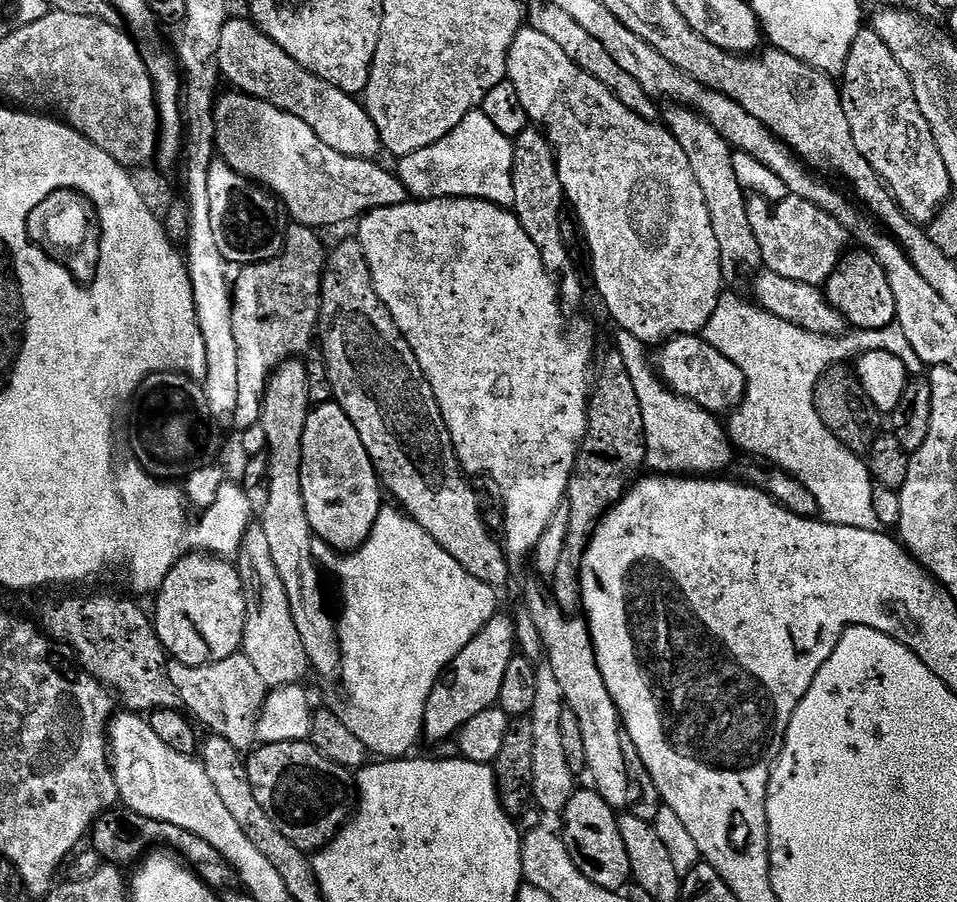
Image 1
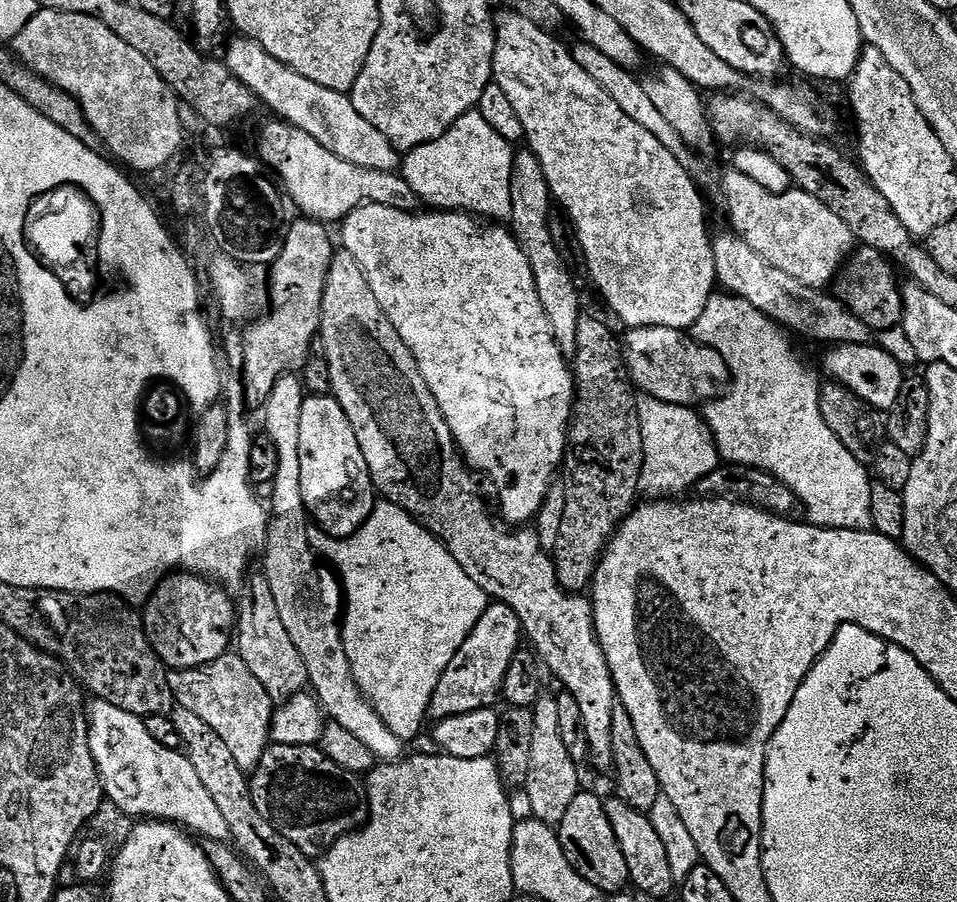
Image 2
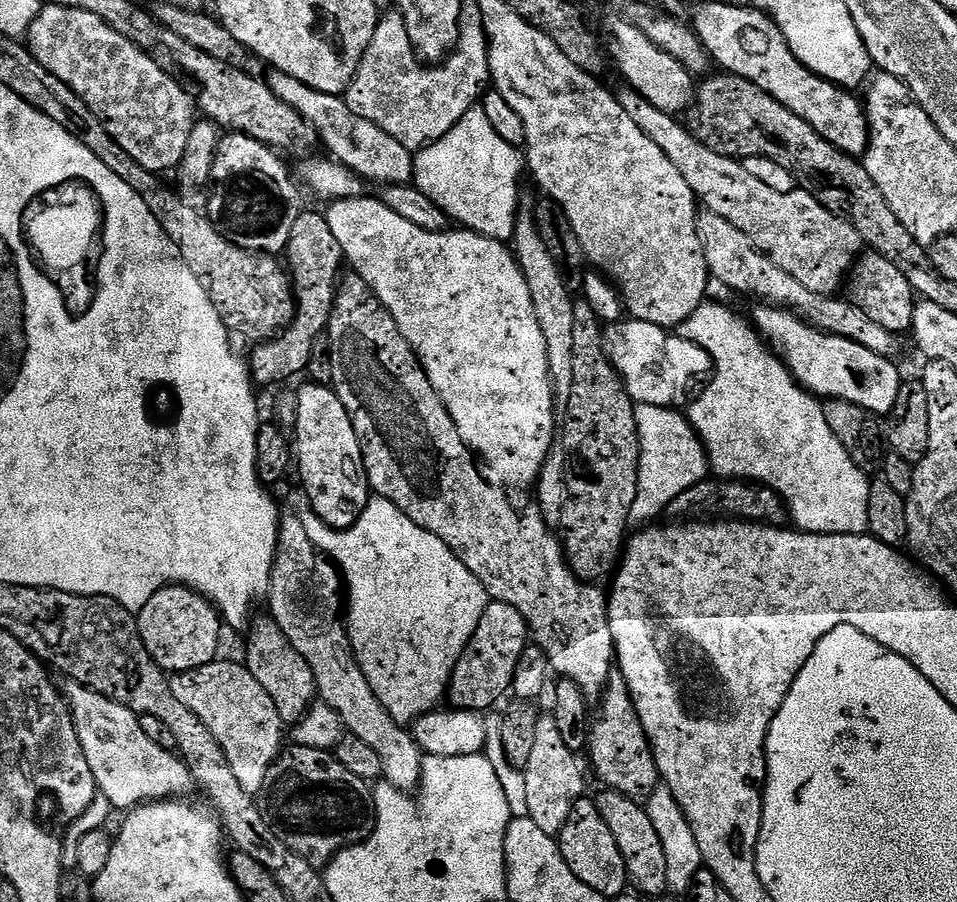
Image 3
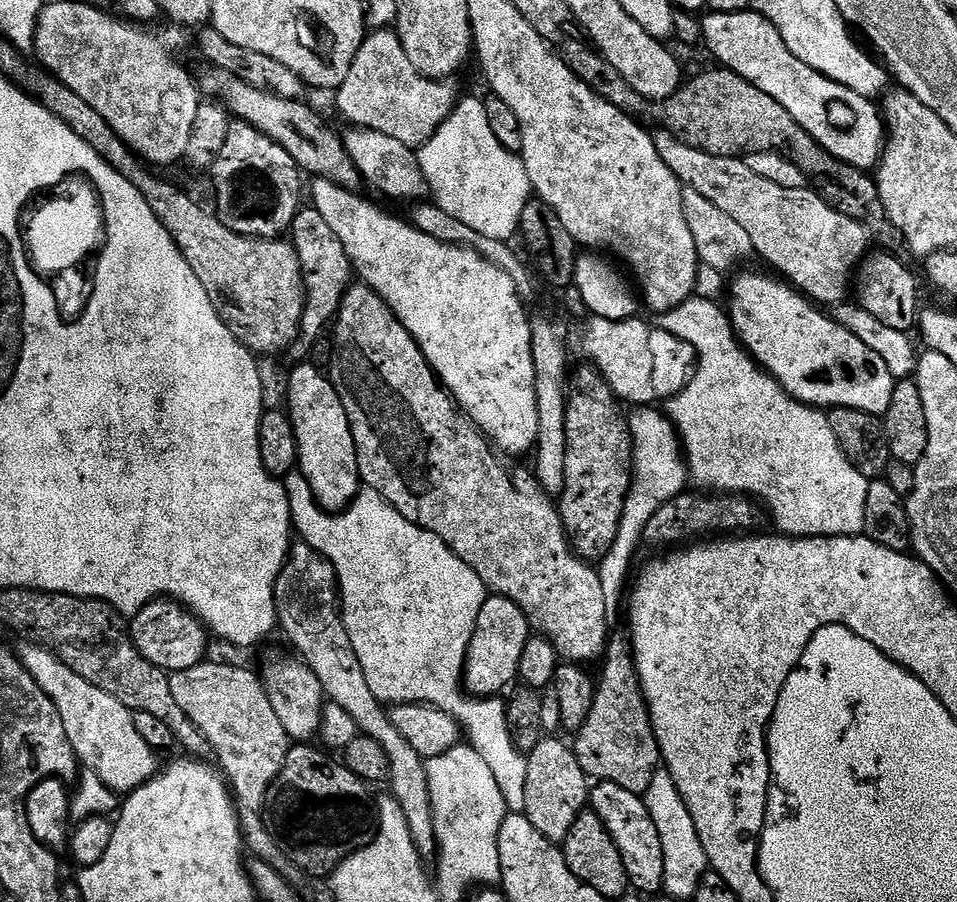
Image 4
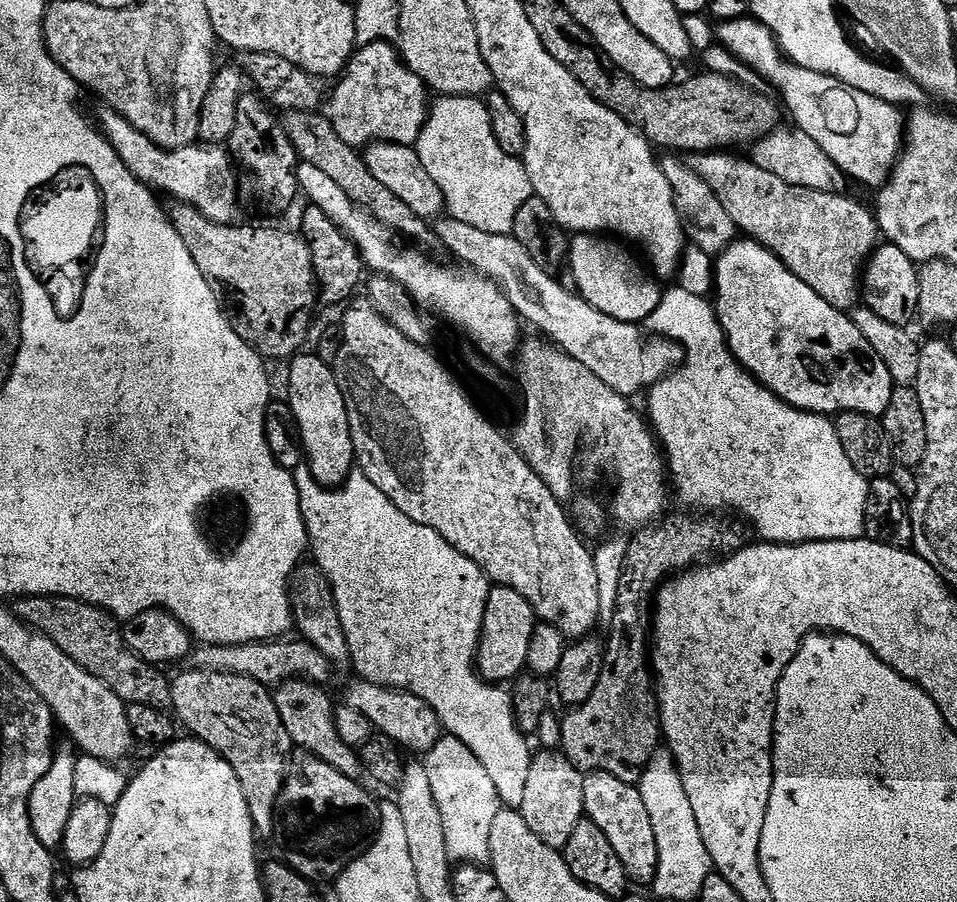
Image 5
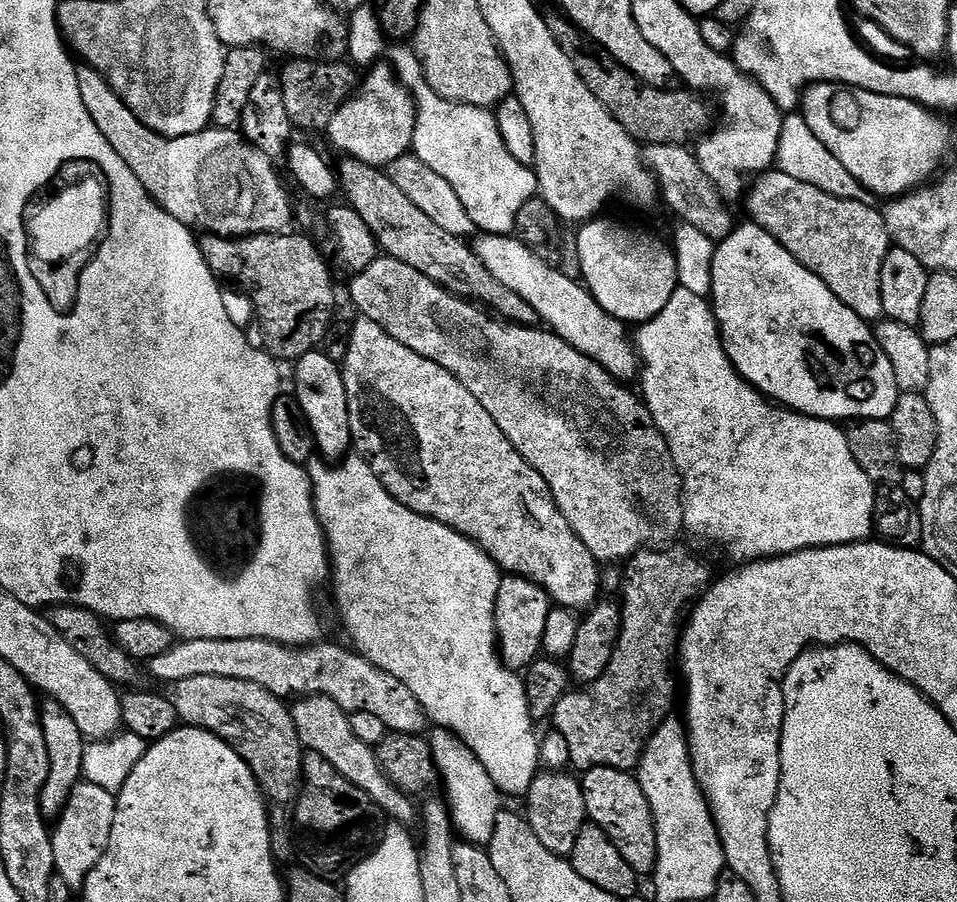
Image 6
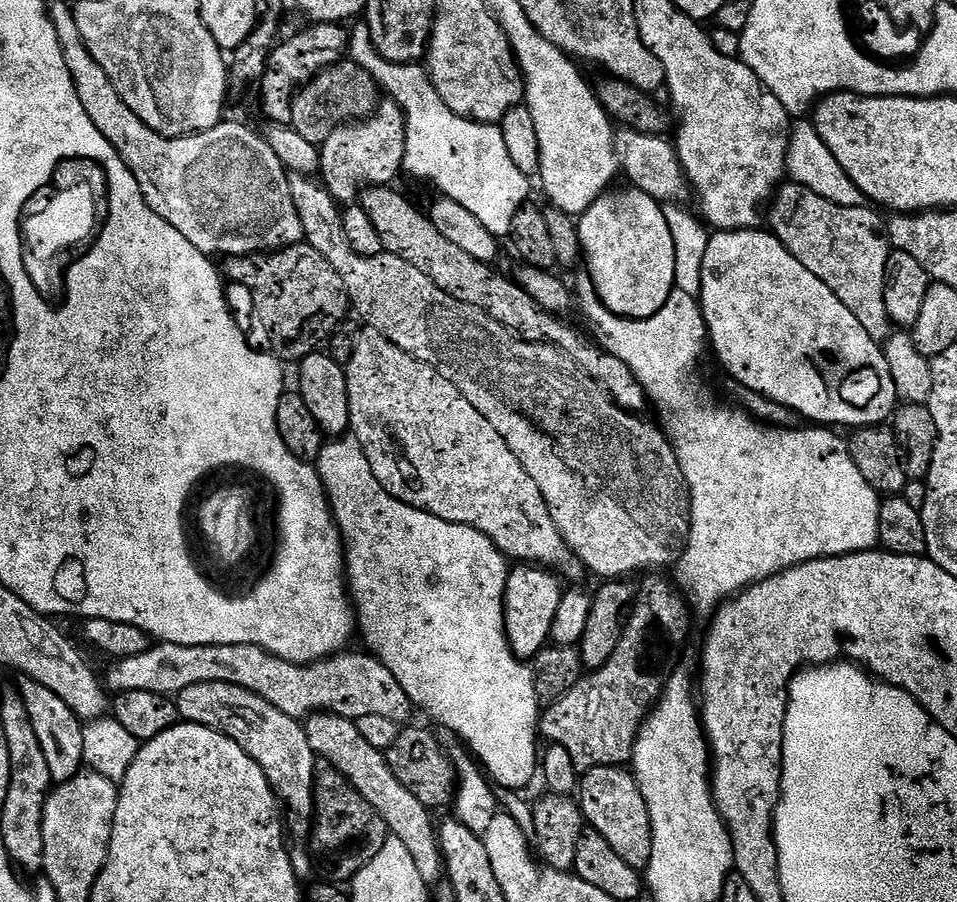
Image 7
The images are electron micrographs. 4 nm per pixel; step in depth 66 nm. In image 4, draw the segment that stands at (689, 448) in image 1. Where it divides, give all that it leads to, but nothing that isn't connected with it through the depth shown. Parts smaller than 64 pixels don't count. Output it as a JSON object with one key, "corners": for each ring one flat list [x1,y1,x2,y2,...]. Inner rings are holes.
{"corners":[[633,407,627,417,627,423,628,430,632,435,634,479,631,492,625,501,617,537,614,539,613,546,610,547,610,552,598,564,602,594,606,594,606,614,610,618,616,618,619,612,621,615,622,601,625,599,626,589,630,584,628,571,632,568,636,547,641,547,646,522,650,522,650,518,654,518,656,511,666,502,674,499,675,496,681,495,687,489,684,487,690,484,688,462,680,443,680,433,677,432,675,424,659,407],[620,599,622,599,621,604]]}

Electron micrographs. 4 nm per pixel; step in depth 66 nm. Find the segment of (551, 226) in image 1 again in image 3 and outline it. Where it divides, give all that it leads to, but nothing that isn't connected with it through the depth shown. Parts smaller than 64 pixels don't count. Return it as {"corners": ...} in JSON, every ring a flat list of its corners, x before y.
{"corners":[[521,195,520,207,516,214,516,233,511,238,511,247,517,264,526,278,526,286,530,286,530,298,534,298,534,314,542,326,542,338,546,338,546,354,548,355,548,373,552,379,552,399,557,409,564,410,570,402,573,385,573,309,574,296,564,284,562,274,558,270,558,262,546,250,546,242,542,242,542,234,538,234,536,225,536,206,533,197]]}

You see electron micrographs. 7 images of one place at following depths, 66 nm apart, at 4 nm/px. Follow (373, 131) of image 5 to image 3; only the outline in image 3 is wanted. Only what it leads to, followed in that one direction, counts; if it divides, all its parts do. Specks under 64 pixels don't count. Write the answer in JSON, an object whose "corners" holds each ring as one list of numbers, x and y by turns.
{"corners":[[475,3,463,5,454,51,435,66,422,62,416,55,416,50,412,48,410,36,407,34,406,22,398,11,388,10,381,15,374,30,374,38,370,38,370,46,366,46,366,54,350,82,346,99,354,114,358,114,358,118,374,122,374,126,386,130,390,138,398,138,402,146,419,150,445,136,469,110,477,107,489,84,488,39,484,33,479,7]]}

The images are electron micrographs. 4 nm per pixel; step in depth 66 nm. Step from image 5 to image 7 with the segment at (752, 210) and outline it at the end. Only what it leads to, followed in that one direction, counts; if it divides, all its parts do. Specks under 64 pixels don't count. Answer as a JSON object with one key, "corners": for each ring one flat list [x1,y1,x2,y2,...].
{"corners":[[784,182,776,189,770,201,766,220,772,223,770,225,772,235,780,239,782,246,786,246,786,250,794,254,794,258,798,258,798,262,802,262,802,266,806,266,810,274,814,274,822,282,826,282,826,286,830,286,830,290,839,298,842,306,846,306,850,314,854,314,854,318,862,322,866,334,870,334,870,338,874,338,877,342,884,342,894,331,894,325,888,318,884,293,890,241,886,235,885,221,883,219,880,221,881,213,871,210,876,211,868,206,863,208,838,206,814,194,814,190,806,186,795,182]]}

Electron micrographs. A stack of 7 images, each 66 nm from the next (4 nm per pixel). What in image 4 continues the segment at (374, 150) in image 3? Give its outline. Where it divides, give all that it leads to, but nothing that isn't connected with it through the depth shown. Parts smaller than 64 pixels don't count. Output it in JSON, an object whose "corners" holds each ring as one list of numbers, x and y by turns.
{"corners":[[355,126,347,130,349,132,345,131,342,136,346,154,350,154,365,185,377,188,382,195,389,196,392,200,408,200,407,202,419,201,423,197,420,195,428,192,428,183,422,174,419,155,413,149,398,142,398,138,390,138,390,134,382,134,378,130]]}

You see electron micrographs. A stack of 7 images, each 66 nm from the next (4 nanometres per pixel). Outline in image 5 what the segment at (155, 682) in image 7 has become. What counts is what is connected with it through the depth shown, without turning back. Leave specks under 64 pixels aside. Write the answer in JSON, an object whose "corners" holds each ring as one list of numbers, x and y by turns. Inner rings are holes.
{"corners":[[277,638,271,642,254,644,200,644,191,653,191,667,198,672,245,676,265,686,279,686,286,680,307,680,321,686,327,685,327,680,334,673,333,665,307,640,288,639],[363,678,357,680,357,684,348,692,347,707,360,711,379,735,390,738,401,749,409,748,410,751,419,754,428,753,440,741,442,737,440,720,424,700,419,700,414,694,404,692,401,688,369,684]]}

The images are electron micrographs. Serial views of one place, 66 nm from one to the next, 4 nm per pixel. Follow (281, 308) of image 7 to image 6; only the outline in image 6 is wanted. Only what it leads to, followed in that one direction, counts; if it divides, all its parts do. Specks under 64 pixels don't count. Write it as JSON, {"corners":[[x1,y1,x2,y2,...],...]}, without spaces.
{"corners":[[204,234,198,240,208,269,216,277,233,280,248,291,256,307,256,320,264,331,263,351,280,362,295,362,313,351,314,344,300,335,310,331,316,315,326,311,336,300,332,293,332,278,315,246,304,236,288,235,225,238]]}

